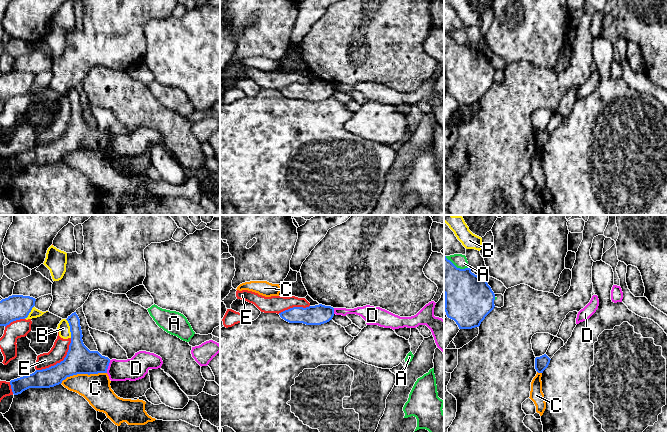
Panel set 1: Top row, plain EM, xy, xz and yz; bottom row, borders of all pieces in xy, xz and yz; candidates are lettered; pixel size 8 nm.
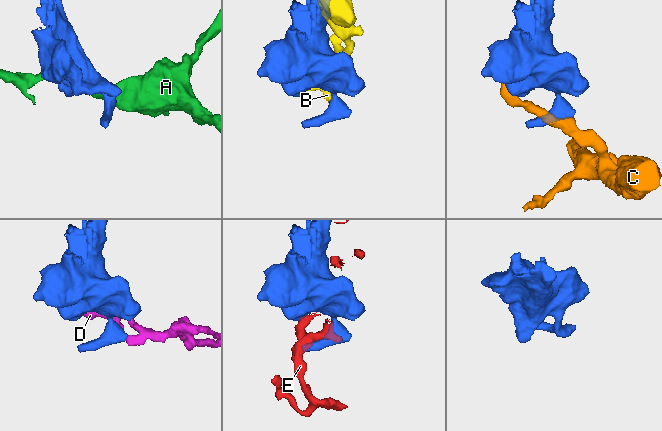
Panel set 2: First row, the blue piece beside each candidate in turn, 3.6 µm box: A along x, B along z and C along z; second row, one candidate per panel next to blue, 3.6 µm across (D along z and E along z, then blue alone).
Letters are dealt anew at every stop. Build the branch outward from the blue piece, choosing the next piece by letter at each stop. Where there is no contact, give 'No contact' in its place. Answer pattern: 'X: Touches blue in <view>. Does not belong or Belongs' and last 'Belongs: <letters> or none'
A: Touches blue in yz. Does not belong
B: Touches blue in xy. Does not belong
C: Touches blue in xy. Does not belong
D: Touches blue in xy. Does not belong
E: Touches blue in xy. Does not belong
Belongs: none

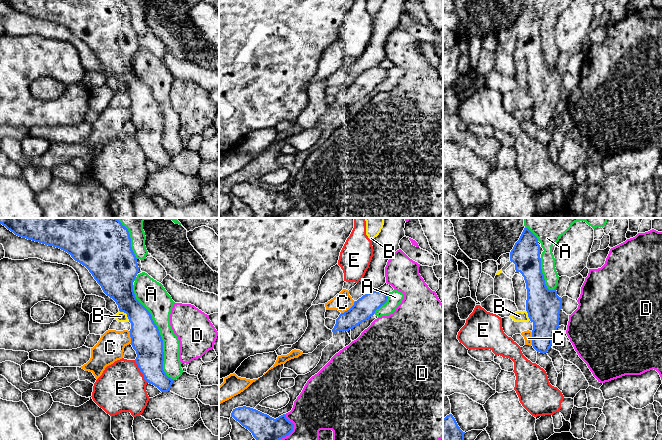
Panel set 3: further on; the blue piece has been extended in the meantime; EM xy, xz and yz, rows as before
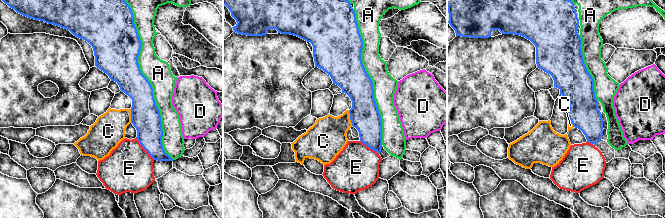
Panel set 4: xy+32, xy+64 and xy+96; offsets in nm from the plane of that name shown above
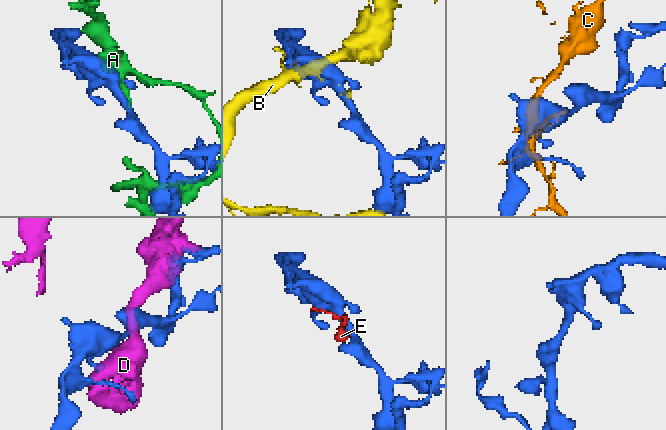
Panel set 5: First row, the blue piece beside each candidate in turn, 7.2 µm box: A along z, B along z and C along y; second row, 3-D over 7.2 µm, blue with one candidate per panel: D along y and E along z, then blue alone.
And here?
A: Touches blue in xy. Does not belong
B: Touches blue in xy. Does not belong
C: Touches blue in xz. Does not belong
D: Touches blue in xz. Does not belong
E: Touches blue in xy. Does not belong
Belongs: none

